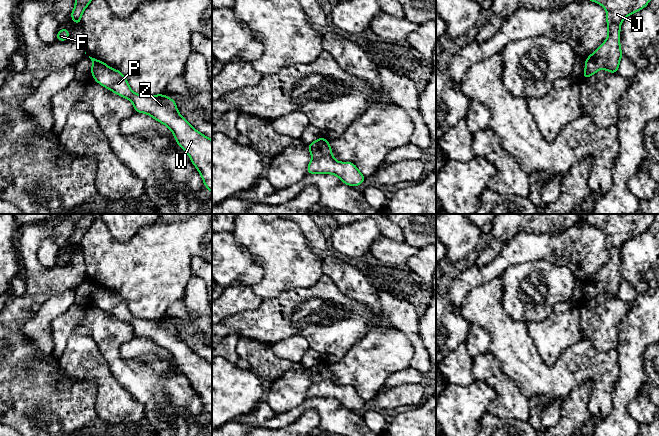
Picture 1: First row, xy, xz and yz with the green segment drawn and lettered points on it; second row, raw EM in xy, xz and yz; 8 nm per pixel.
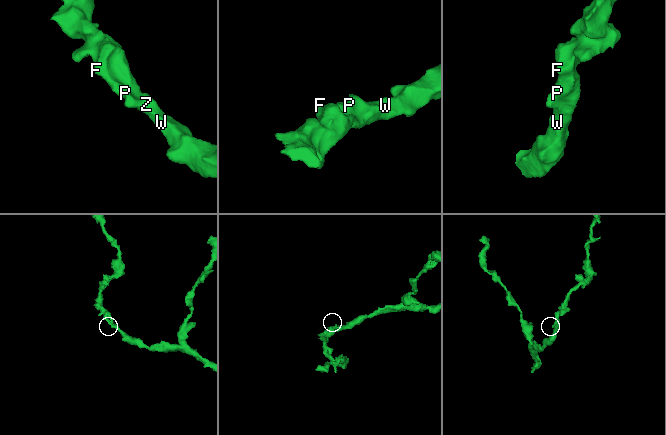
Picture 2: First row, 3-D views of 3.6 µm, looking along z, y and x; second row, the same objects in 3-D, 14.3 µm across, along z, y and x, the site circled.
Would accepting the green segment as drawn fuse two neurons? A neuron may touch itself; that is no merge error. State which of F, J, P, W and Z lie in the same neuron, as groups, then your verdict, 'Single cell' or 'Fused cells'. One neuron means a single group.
Groups: F J P W Z. Single cell

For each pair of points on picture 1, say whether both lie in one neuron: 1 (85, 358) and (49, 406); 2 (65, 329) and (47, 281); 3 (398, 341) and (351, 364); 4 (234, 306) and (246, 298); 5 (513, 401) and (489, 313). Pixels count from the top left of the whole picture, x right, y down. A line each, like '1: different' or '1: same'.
1: different
2: different
3: same
4: same
5: different

